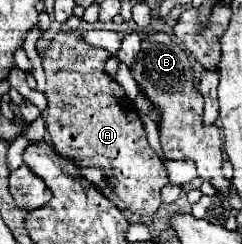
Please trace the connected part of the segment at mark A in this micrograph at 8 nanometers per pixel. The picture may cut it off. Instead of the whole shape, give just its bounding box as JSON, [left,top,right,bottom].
[42,32,168,202]

